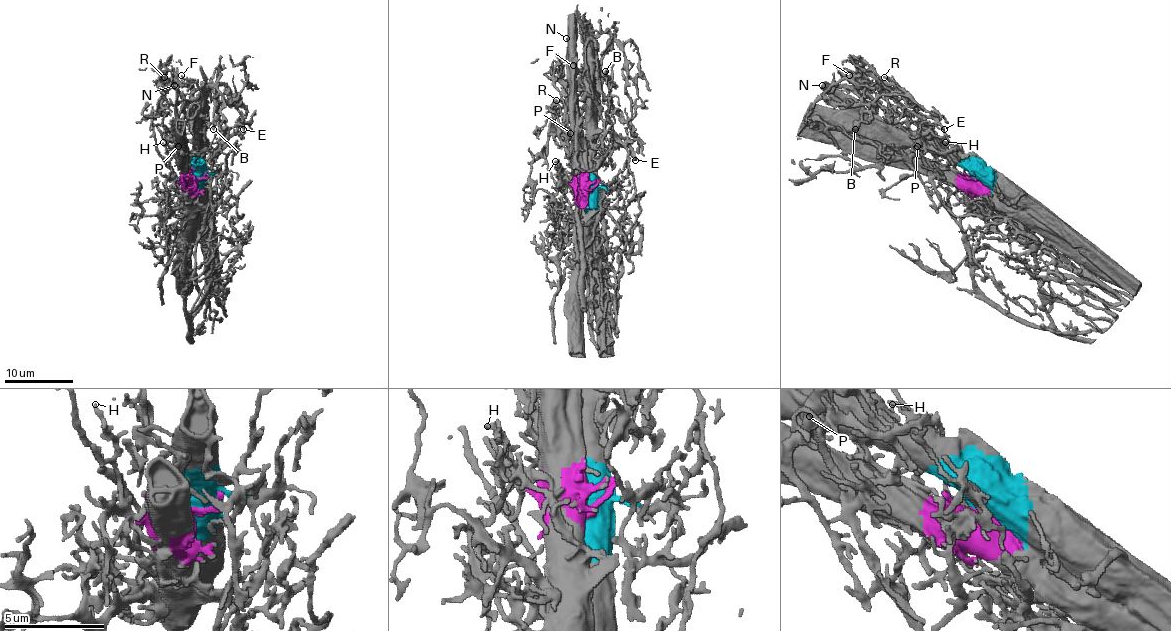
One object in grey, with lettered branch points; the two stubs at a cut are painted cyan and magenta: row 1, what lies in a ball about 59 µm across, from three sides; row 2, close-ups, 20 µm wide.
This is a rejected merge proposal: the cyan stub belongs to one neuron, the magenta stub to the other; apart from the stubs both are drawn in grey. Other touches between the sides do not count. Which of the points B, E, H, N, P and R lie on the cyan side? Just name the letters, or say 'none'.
B, E

